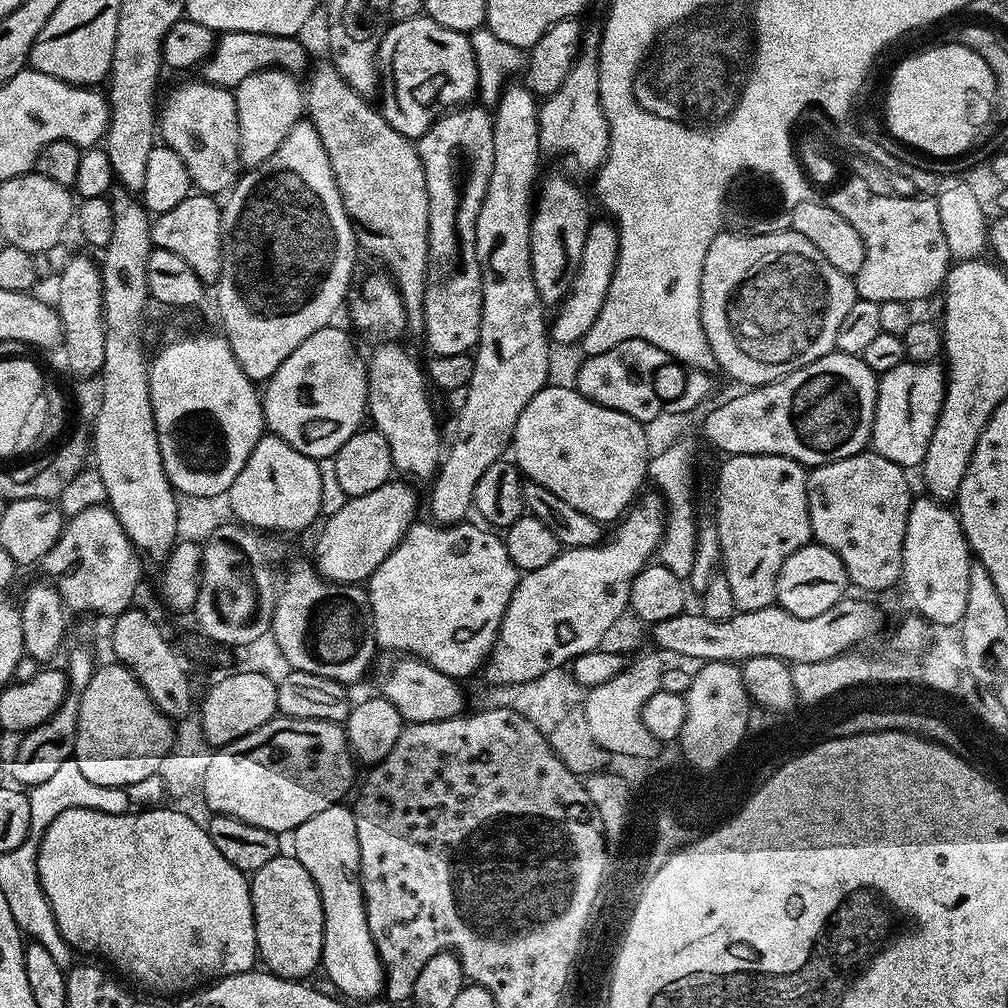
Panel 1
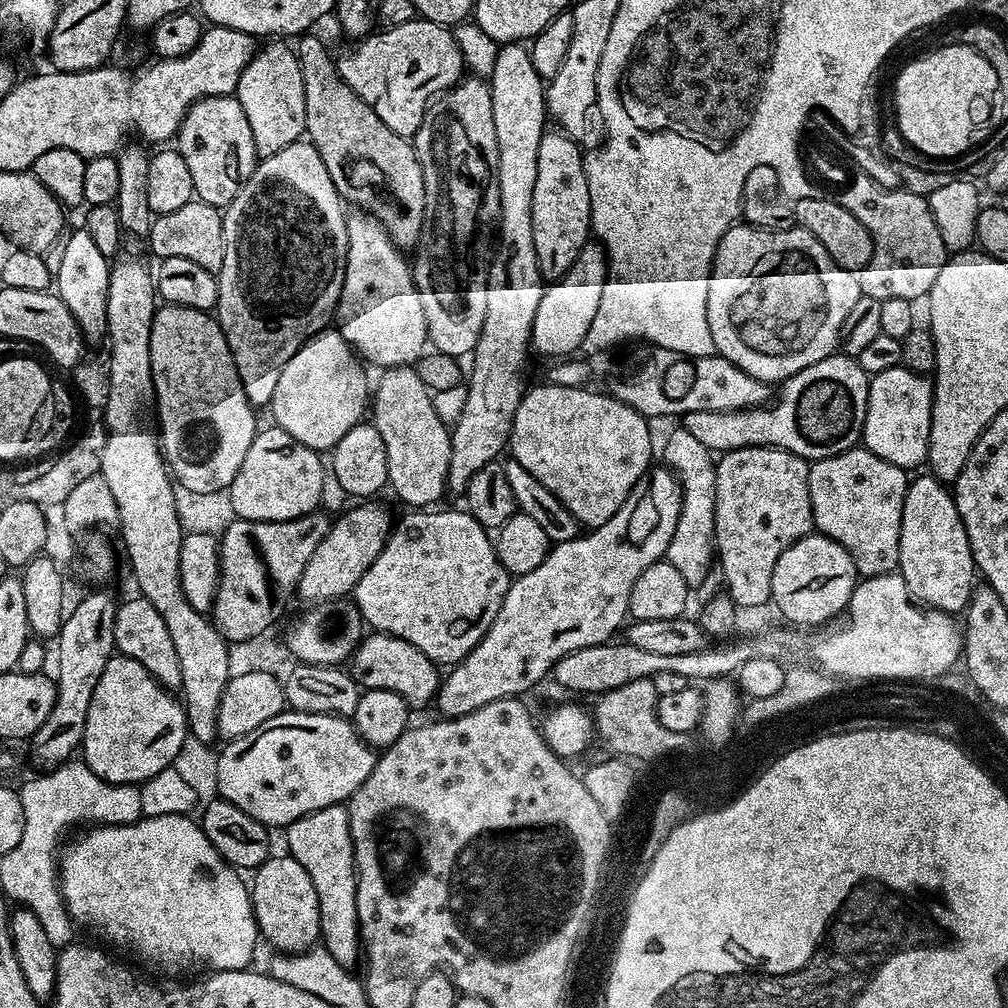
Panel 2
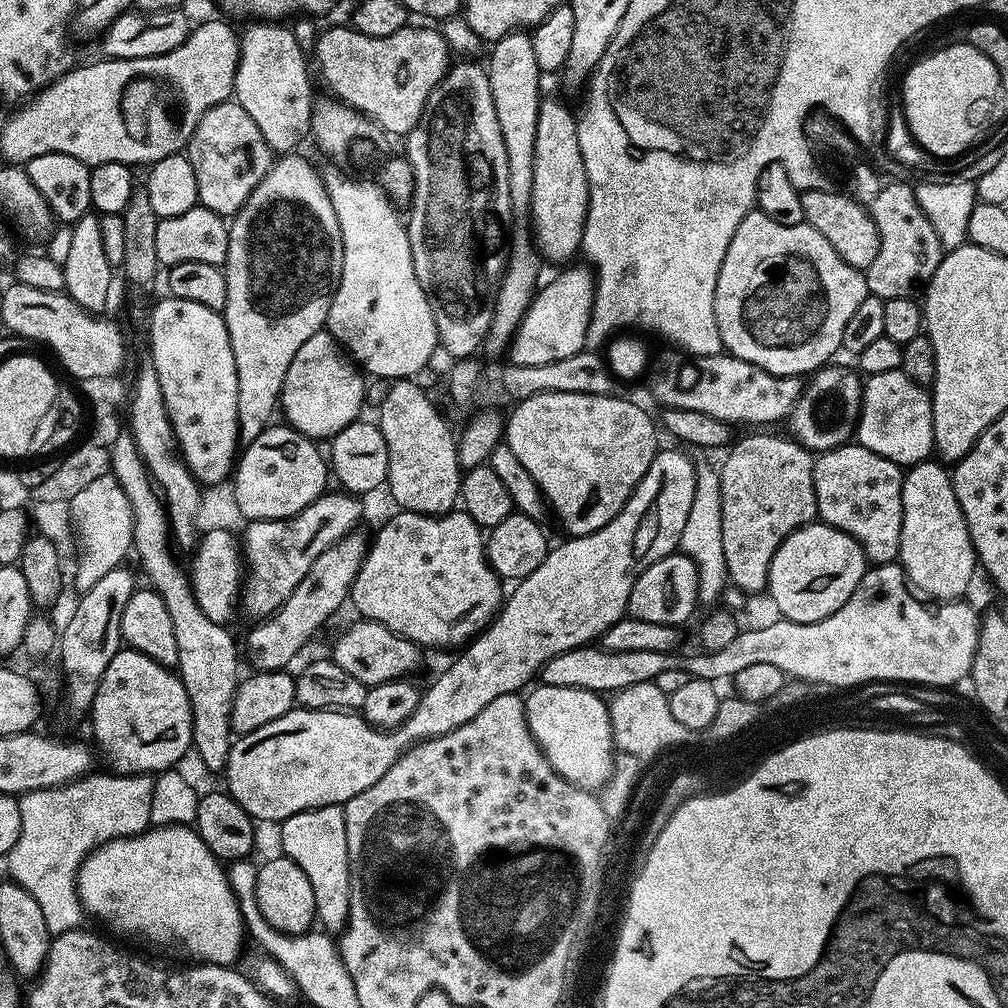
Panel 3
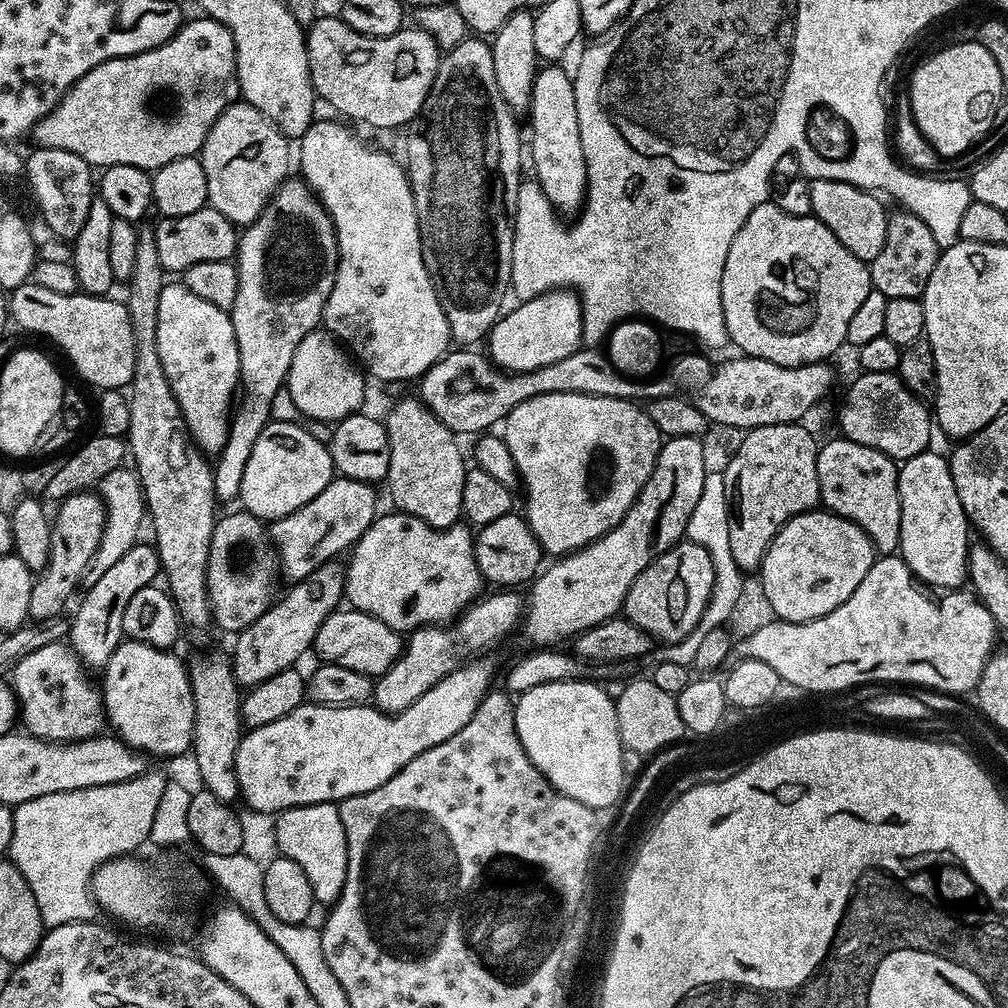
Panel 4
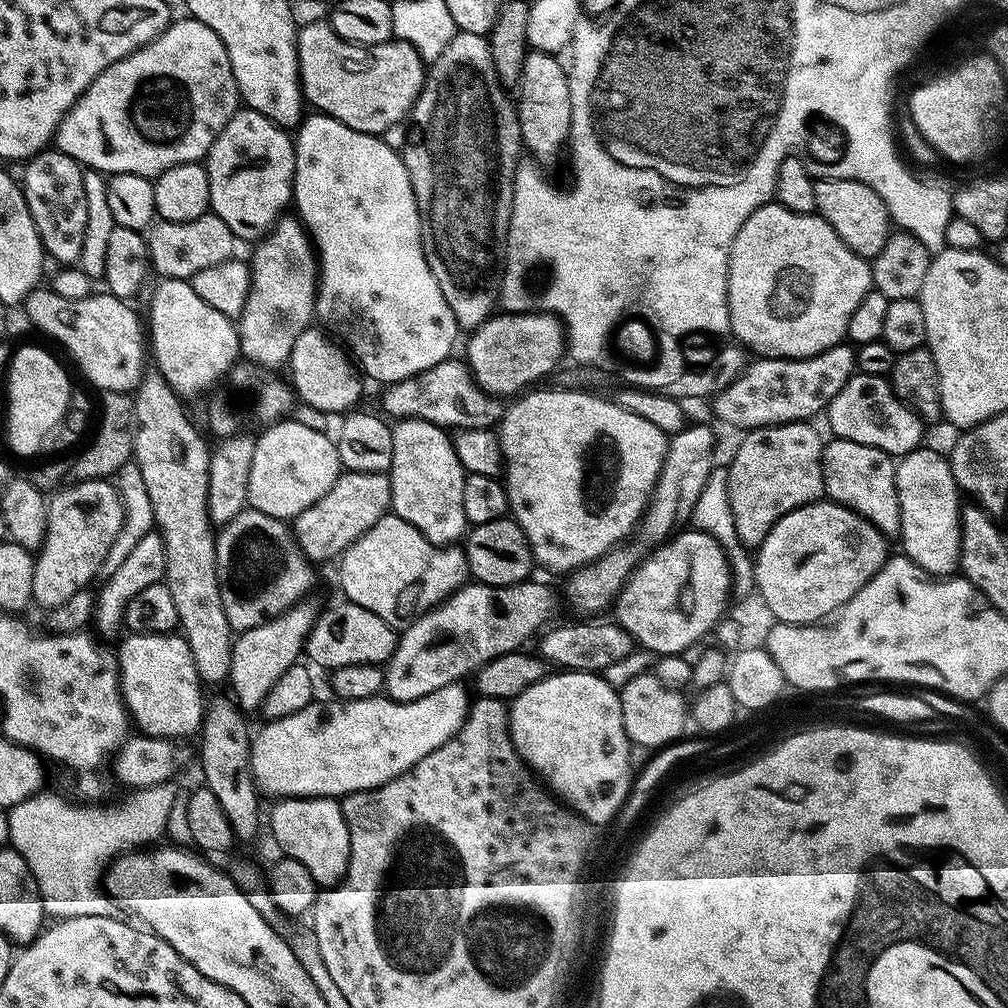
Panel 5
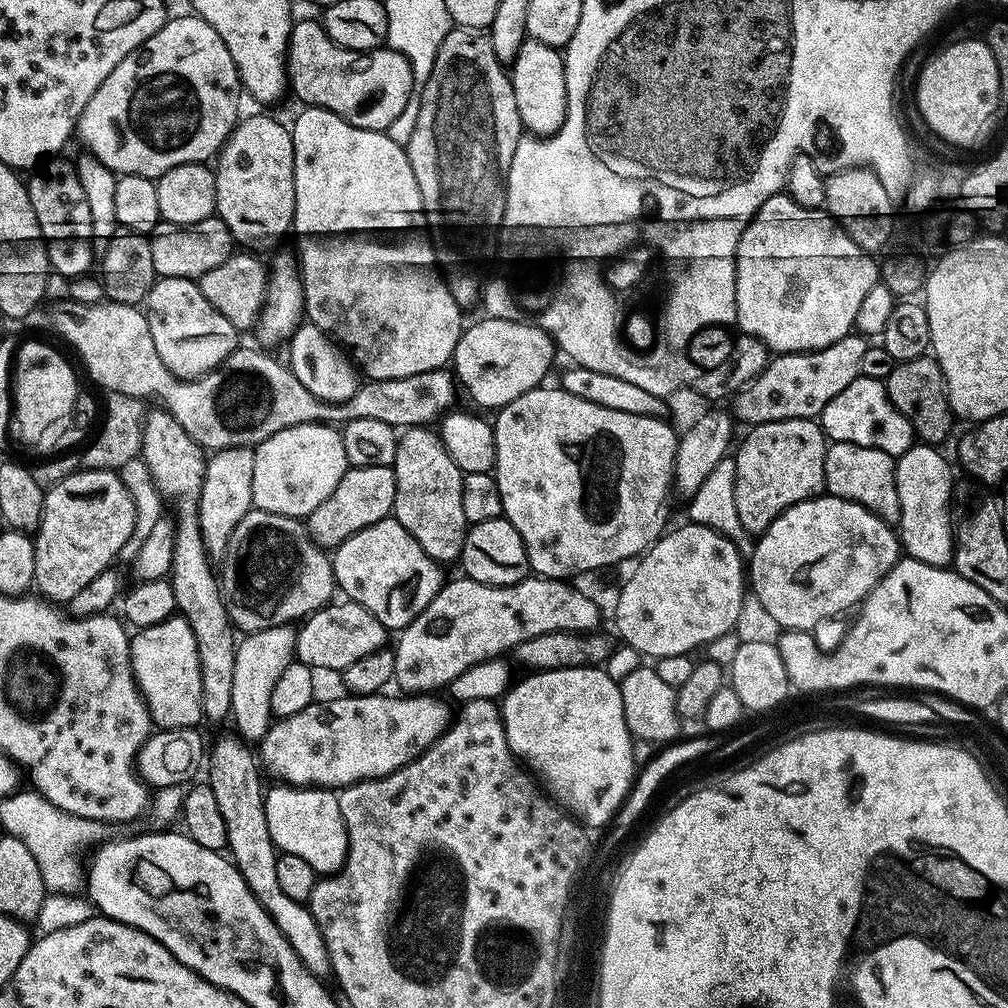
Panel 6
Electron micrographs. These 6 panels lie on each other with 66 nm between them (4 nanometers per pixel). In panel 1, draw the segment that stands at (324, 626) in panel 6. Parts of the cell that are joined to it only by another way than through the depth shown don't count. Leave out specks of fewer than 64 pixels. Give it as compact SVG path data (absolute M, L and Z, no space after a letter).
M396 658L388 668L388 673L381 682L379 691L402 714L402 718L409 724L434 722L461 715L464 708L464 692L460 689L461 681L455 676L447 676L424 660L415 658Z

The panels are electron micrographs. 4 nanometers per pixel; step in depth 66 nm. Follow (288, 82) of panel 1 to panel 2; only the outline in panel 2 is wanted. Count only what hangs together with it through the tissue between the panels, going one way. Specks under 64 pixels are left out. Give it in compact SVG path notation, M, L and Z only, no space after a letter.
M268 42L252 57L234 93L236 101L246 110L250 134L254 136L257 157L278 154L286 146L305 135L306 94L302 90L302 70L295 51L284 42Z

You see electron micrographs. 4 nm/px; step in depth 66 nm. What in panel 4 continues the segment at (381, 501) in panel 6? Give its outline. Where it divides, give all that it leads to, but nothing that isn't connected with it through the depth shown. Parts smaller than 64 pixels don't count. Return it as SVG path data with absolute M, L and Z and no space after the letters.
M337 475L318 494L318 498L310 498L306 506L294 510L289 516L284 516L280 520L271 521L270 535L272 546L276 549L279 567L289 576L289 581L295 582L306 578L315 568L321 564L327 564L337 559L339 552L347 553L355 545L356 541L362 538L362 534L371 526L372 521L378 515L376 509L376 492L371 483L366 480L352 480L349 476Z

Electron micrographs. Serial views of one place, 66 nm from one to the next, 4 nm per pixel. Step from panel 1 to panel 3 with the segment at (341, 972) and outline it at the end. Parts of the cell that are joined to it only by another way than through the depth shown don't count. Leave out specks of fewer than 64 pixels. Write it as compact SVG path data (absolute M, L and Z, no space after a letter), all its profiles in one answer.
M331 804L321 808L311 808L305 812L294 814L286 818L279 825L280 844L283 855L288 856L302 866L302 874L310 878L310 887L314 890L314 906L316 907L316 920L321 924L323 931L329 934L339 934L344 931L350 914L350 890L354 887L352 871L348 869L348 851L346 850L346 822L344 809L341 805Z

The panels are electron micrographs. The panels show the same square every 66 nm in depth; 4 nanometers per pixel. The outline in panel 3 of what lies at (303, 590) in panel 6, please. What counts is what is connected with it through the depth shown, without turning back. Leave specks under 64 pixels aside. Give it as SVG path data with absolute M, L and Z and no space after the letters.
M226 529L203 533L197 539L190 557L192 557L192 570L190 568L192 593L202 614L206 614L210 622L227 625L236 608L238 612L238 605L242 600L242 577L246 572L246 565L242 559L242 544L237 533Z

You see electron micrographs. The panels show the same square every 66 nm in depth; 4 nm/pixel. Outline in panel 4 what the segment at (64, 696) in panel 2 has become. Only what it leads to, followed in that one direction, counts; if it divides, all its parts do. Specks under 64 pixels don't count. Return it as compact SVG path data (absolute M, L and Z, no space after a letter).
M137 542L130 550L126 550L126 554L122 554L122 558L118 558L118 562L114 562L114 566L110 566L110 570L106 570L106 574L102 574L102 578L98 578L98 582L87 585L88 593L81 598L76 613L71 613L72 628L66 637L81 664L92 670L103 669L110 654L114 654L114 650L125 639L122 614L126 614L126 602L130 602L138 590L149 587L155 581L152 579L156 575L159 577L161 572L155 547L151 543Z

